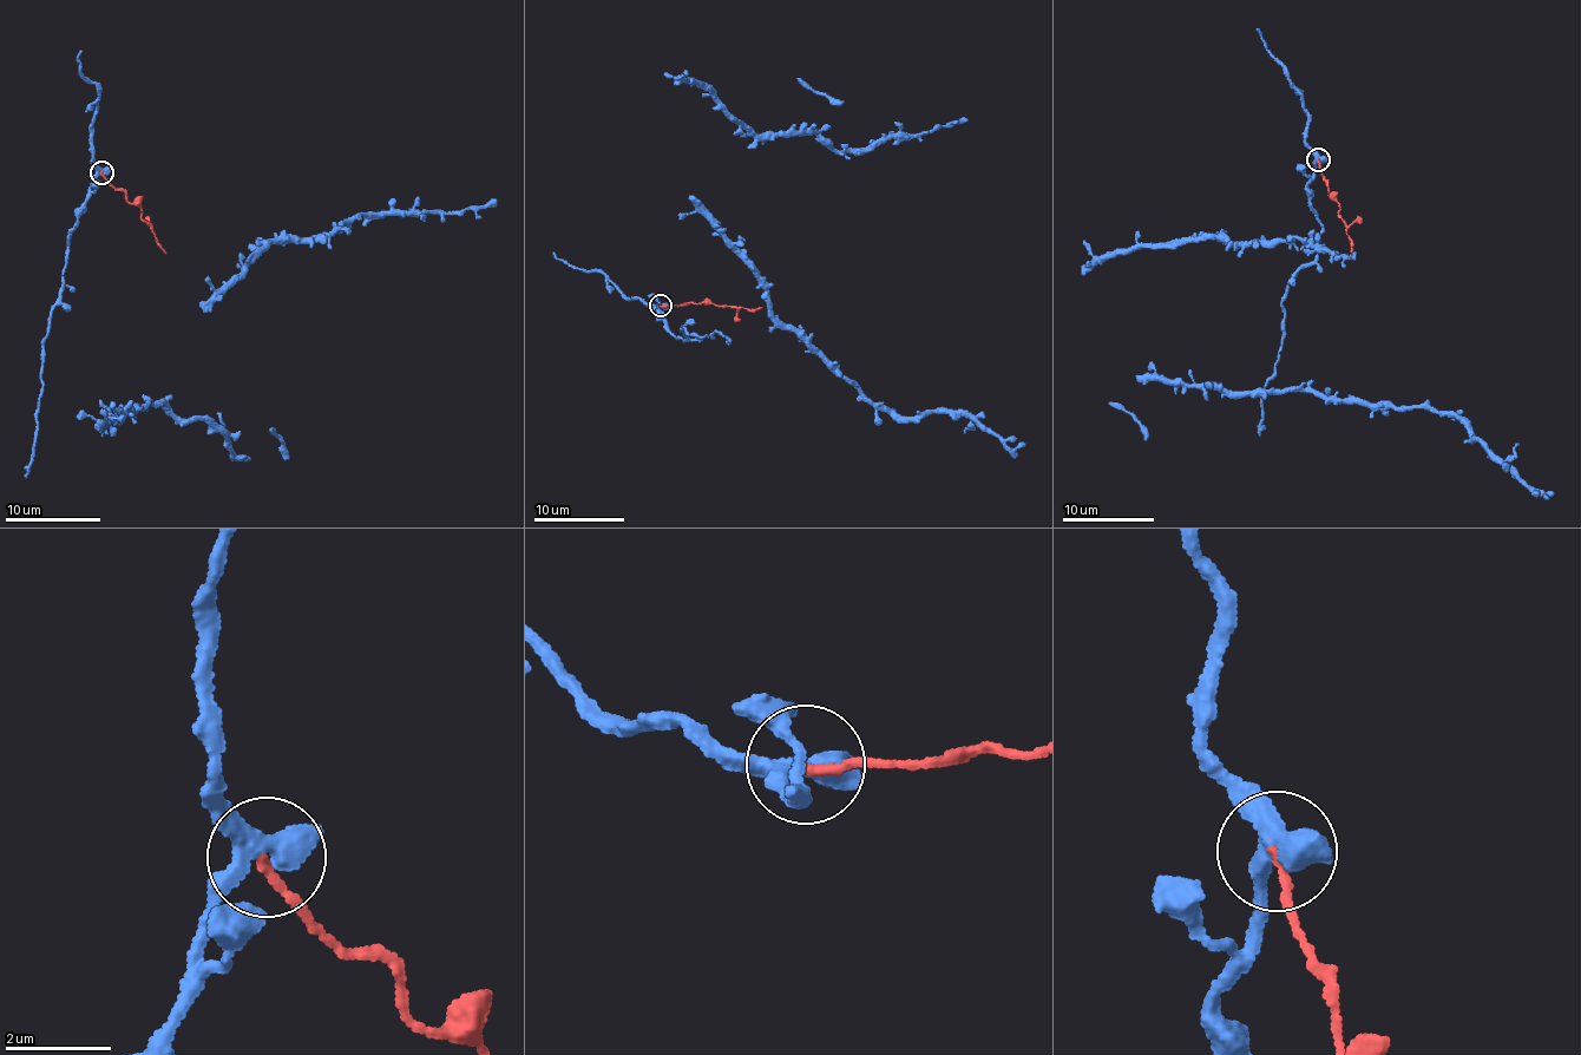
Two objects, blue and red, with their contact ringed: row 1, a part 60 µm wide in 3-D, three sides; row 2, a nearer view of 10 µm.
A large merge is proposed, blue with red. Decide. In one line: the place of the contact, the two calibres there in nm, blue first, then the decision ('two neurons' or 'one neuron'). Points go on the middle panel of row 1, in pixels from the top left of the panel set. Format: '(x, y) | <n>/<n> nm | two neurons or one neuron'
(660, 306) | 380/180 nm | two neurons

